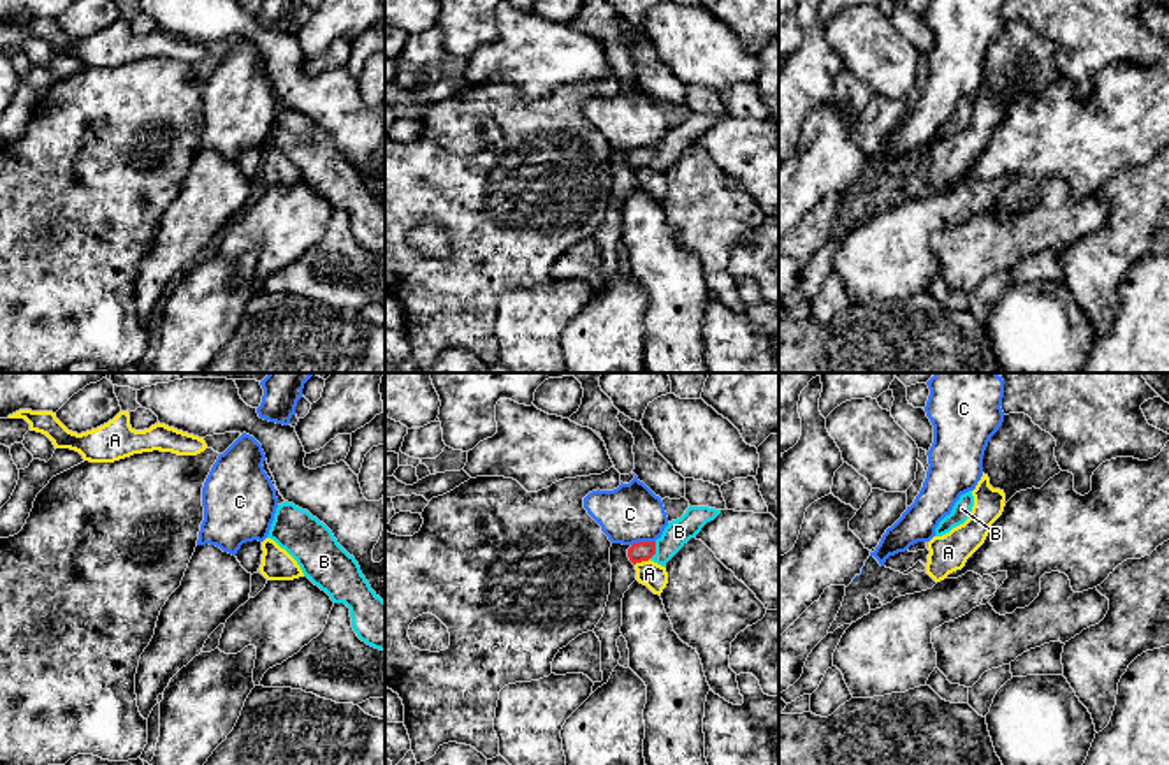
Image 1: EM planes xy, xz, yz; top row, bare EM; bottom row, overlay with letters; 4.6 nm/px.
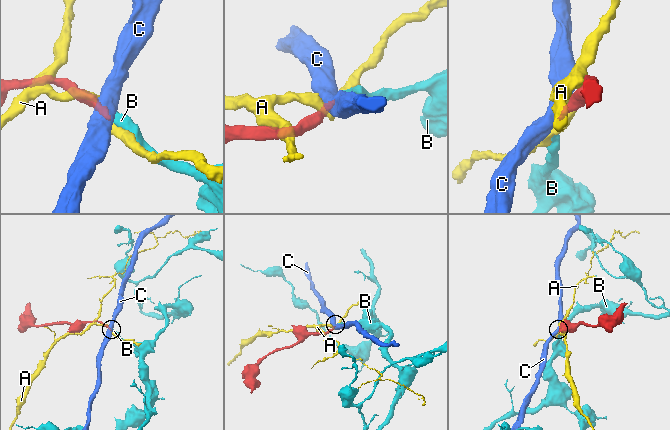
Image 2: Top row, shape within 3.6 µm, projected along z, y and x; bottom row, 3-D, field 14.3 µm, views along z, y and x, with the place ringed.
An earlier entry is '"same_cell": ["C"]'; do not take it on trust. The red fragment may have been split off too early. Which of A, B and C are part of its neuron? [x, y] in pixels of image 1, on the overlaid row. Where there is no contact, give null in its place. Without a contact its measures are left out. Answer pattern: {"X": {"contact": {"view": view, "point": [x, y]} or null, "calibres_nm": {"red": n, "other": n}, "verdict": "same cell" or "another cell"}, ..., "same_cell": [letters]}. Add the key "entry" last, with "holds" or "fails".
{"A": {"contact": {"view": "xz", "point": [642, 560]}, "calibres_nm": {"red": 90, "other": 120}, "verdict": "another cell"}, "B": {"contact": {"view": "xz", "point": [654, 551]}, "calibres_nm": {"red": 90, "other": 120}, "verdict": "same cell"}, "C": {"contact": {"view": "xz", "point": [642, 542]}, "calibres_nm": {"red": 90, "other": 260}, "verdict": "another cell"}, "same_cell": ["B"], "entry": "fails"}

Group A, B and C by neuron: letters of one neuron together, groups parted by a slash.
A / B / C

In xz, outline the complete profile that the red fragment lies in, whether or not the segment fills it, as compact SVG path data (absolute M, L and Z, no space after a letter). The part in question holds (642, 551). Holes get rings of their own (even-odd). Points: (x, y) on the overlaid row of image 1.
M689 505L680 519L668 522L663 535L656 542L633 543L628 549L629 561L636 565L650 559L666 566L666 563L719 514L721 510L715 508Z

